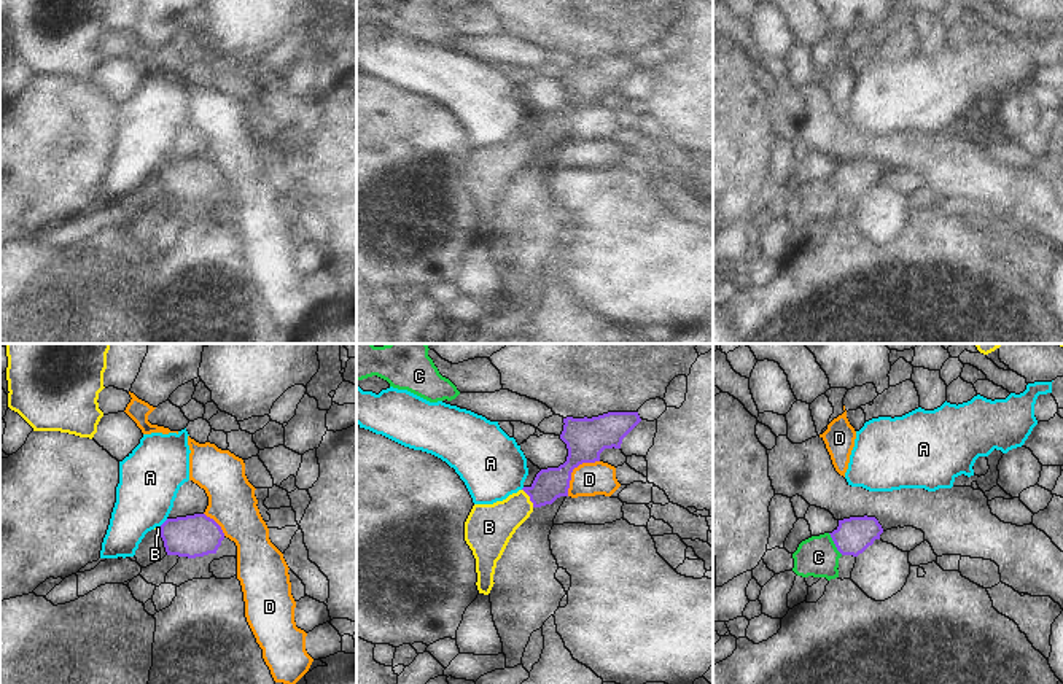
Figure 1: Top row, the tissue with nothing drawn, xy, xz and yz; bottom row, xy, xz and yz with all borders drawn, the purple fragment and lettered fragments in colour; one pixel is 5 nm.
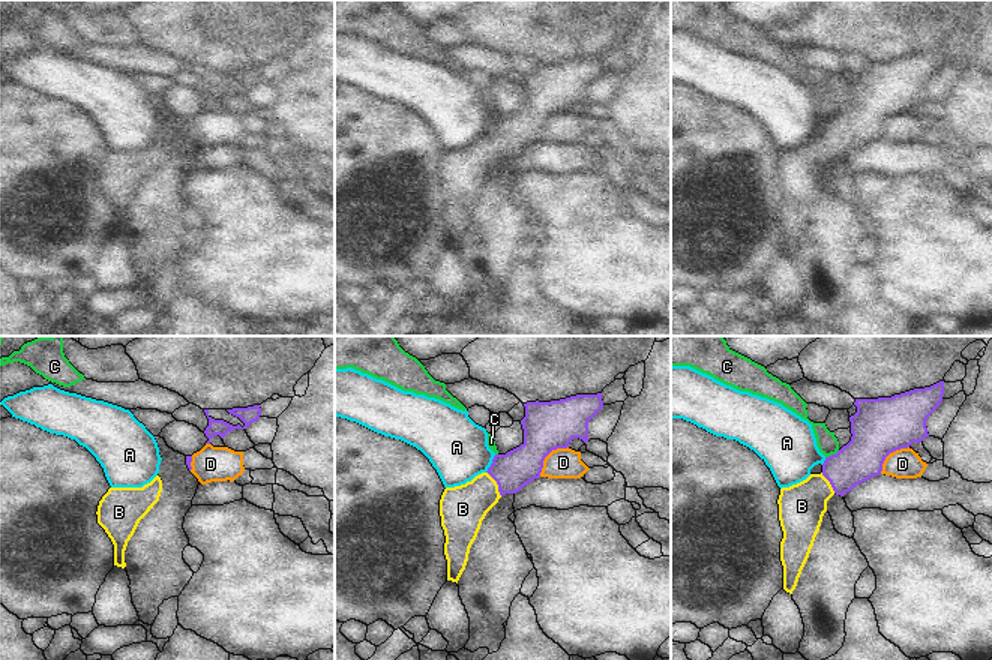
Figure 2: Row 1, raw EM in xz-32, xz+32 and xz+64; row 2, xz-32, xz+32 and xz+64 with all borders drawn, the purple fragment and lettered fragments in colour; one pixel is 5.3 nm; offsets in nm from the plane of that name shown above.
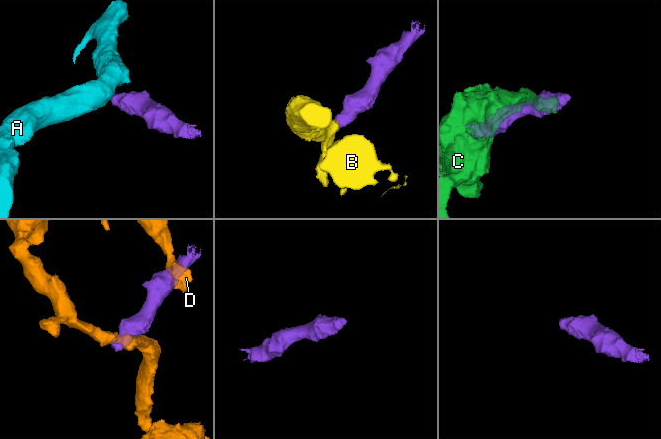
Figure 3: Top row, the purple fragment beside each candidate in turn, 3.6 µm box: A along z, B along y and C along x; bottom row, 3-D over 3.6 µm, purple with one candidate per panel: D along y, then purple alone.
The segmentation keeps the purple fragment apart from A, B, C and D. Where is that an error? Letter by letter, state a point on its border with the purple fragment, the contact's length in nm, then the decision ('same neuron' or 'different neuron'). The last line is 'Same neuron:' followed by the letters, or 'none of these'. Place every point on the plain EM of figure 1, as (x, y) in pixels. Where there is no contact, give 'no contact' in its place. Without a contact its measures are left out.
A: meets purple in xy at (164, 166); contact 60 nm long; different neuron
B: meets purple in xz at (530, 142); contact 110 nm long; same neuron
C: meets purple in yz at (834, 186); contact 130 nm long; different neuron
D: meets purple in xz at (573, 112); contact 240 nm long; different neuron
Same neuron: B

